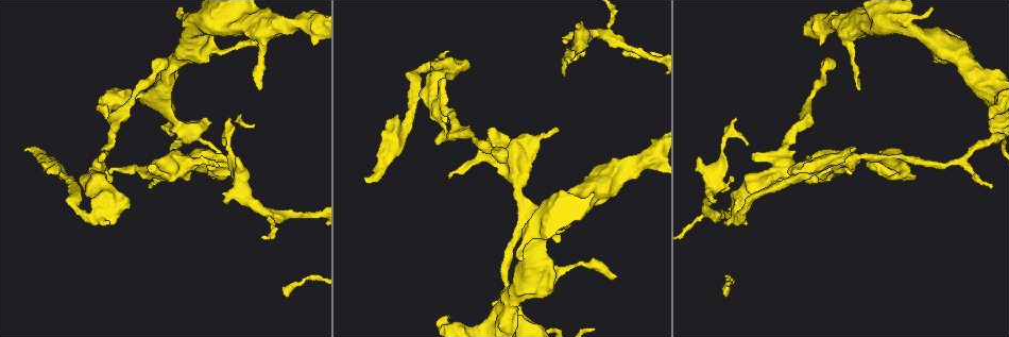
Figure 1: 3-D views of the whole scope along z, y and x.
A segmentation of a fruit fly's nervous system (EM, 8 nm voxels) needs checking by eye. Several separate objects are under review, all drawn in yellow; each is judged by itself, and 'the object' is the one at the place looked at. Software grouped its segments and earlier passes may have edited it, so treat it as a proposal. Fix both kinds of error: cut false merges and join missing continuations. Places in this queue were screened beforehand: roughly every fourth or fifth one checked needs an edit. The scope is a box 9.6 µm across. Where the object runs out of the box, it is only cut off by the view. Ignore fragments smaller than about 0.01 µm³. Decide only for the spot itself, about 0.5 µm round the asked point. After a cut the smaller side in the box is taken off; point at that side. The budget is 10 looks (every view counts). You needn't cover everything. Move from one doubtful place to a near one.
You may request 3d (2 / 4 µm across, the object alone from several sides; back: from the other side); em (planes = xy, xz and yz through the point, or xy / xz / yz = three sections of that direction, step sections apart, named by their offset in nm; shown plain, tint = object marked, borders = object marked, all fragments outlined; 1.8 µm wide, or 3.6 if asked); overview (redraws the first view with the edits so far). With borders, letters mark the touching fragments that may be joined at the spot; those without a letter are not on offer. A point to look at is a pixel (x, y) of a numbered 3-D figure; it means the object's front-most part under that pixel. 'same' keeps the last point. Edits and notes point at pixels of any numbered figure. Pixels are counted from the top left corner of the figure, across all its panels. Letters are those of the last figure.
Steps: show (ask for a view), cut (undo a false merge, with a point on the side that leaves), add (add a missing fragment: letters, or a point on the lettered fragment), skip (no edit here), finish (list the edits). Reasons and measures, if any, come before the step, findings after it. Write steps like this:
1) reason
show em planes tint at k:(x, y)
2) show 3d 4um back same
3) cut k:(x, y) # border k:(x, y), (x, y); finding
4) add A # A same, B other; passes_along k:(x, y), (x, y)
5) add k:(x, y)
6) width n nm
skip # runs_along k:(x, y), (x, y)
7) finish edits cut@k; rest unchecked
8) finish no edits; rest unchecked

thin end
show 3d 2um at 1:(229, 118)

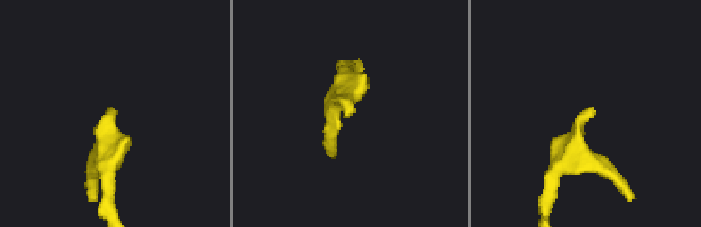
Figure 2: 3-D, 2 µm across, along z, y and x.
now the EM
show em yz step 8 borders at 2:(592, 108)

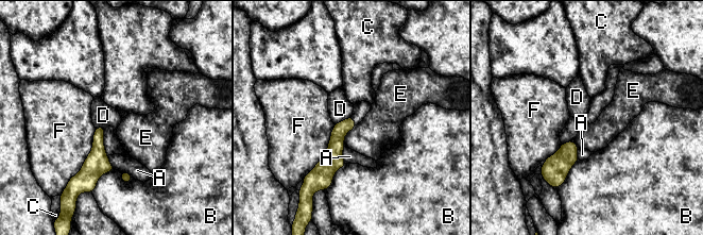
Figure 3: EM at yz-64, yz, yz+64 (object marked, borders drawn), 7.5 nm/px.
show em planes borders same

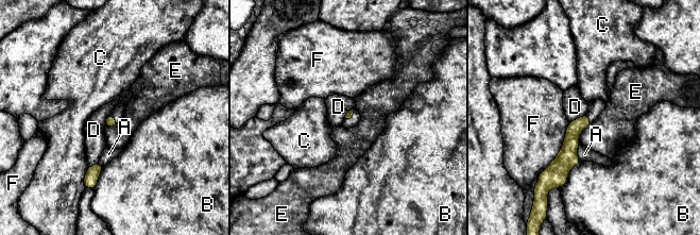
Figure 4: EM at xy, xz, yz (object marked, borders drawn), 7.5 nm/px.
skip # A other, B other, C other, D other, E other, F other; border 4:(585, 114), (570, 122); no lettered fragment goes on from it

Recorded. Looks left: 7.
show em yz step 8 borders at 1:(492, 148)

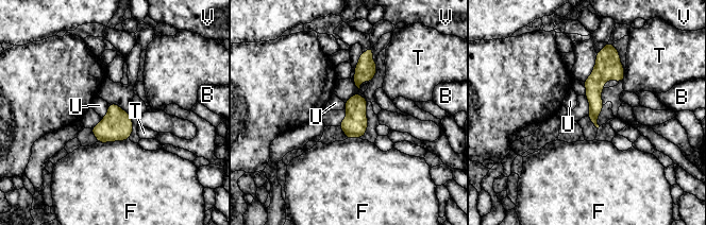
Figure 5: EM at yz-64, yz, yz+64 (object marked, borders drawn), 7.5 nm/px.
width 110 nm
skip # B other, F other, T other, U other, V other; runs_along 5:(604, 54), (594, 121); continuous, no second neuron

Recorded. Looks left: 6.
calibre changes
show 3d 4um at 1:(885, 169)

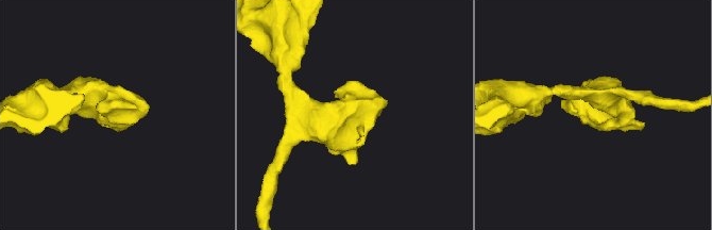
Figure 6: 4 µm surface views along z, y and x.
need the tissue
show em xz step 16 borders at 6:(349, 116)

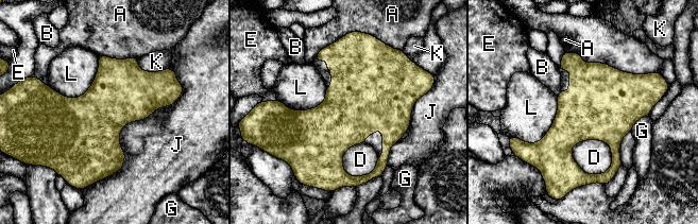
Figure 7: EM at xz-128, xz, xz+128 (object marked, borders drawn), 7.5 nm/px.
width 400 nm
skip # A other, B other, D other, E other, G other, J other, K other, L other; border 7:(181, 95), (95, 182); continuous, no second neuron

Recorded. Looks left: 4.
branch stops here
show 3d 2um back at 1:(365, 178)

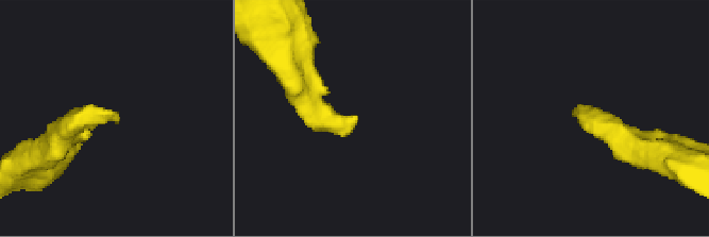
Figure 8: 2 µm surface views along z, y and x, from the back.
show em yz step 8 borders at 8:(115, 123)

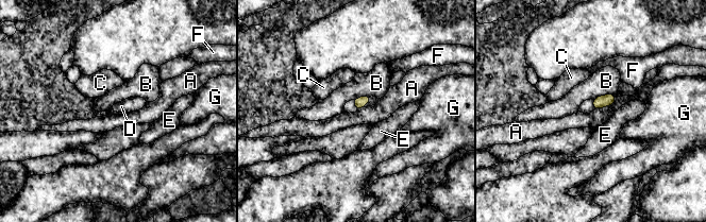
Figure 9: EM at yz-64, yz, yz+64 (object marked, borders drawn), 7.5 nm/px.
add D # A other, B other, C other, D same, E other, F other, G other; passes_along 9:(359, 102), (368, 101), (373, 100); the neuron continues

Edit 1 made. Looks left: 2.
finish edits add@9; rest unchecked

